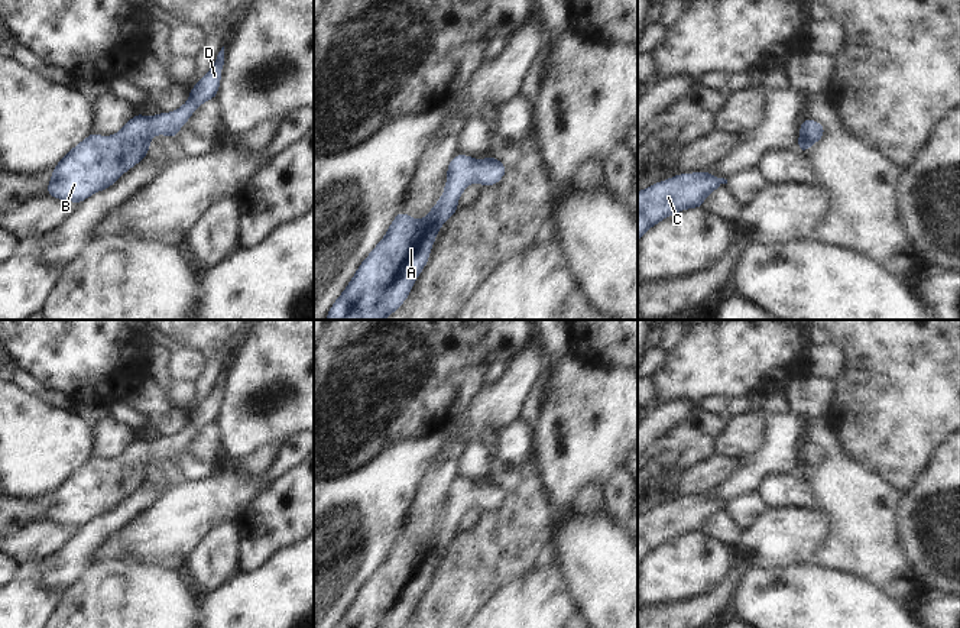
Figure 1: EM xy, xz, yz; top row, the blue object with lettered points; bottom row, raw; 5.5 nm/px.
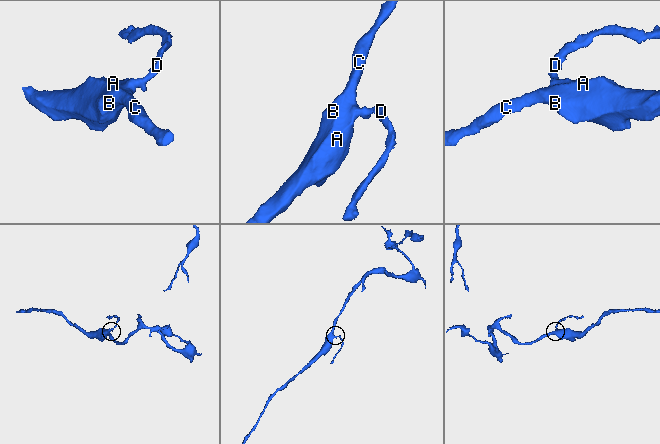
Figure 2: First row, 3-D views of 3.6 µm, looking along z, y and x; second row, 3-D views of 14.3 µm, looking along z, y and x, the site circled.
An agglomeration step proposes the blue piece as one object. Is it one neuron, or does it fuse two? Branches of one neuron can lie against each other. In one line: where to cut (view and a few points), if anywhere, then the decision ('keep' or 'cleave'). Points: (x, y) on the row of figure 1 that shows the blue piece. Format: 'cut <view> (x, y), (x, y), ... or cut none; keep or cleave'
cut none; keep

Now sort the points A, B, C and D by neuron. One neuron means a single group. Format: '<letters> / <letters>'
A B C D

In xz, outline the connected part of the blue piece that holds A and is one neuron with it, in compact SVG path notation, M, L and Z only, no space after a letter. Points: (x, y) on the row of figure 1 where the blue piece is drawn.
M463 153L454 155L447 166L448 178L444 194L437 204L419 221L402 210L398 211L386 234L369 256L363 259L348 285L331 305L325 320L385 320L393 314L406 301L416 278L425 268L438 230L458 210L460 195L474 181L483 187L496 185L502 181L506 171L507 166L494 156L474 159Z

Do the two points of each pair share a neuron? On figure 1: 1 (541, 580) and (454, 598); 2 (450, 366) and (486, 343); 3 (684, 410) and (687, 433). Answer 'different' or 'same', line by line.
1: different
2: same
3: different

